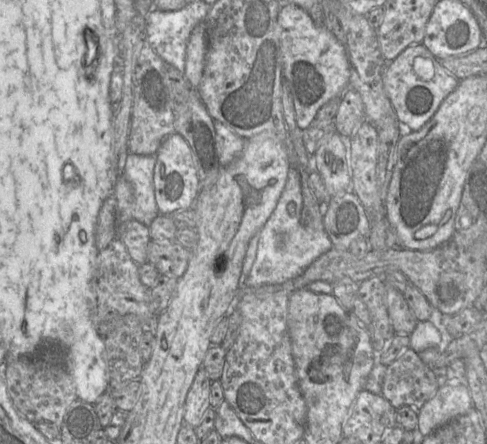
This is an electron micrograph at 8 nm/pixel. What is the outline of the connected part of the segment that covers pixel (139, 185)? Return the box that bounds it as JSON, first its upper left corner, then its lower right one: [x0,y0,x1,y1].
[122,152,159,227]

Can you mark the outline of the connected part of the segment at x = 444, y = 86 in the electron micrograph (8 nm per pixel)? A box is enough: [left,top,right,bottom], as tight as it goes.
[383,43,459,131]

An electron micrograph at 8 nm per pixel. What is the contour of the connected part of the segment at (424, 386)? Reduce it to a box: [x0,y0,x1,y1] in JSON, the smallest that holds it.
[381,347,437,411]

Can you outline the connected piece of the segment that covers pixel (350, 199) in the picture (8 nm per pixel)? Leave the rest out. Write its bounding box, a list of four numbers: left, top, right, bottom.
[324,191,370,249]

